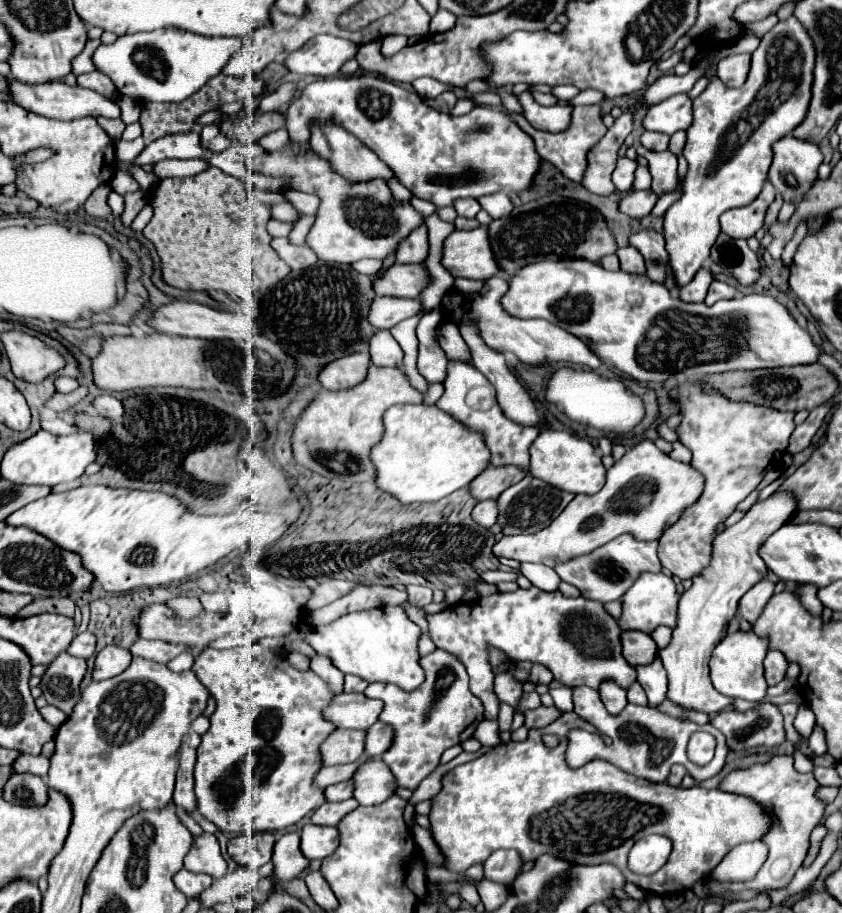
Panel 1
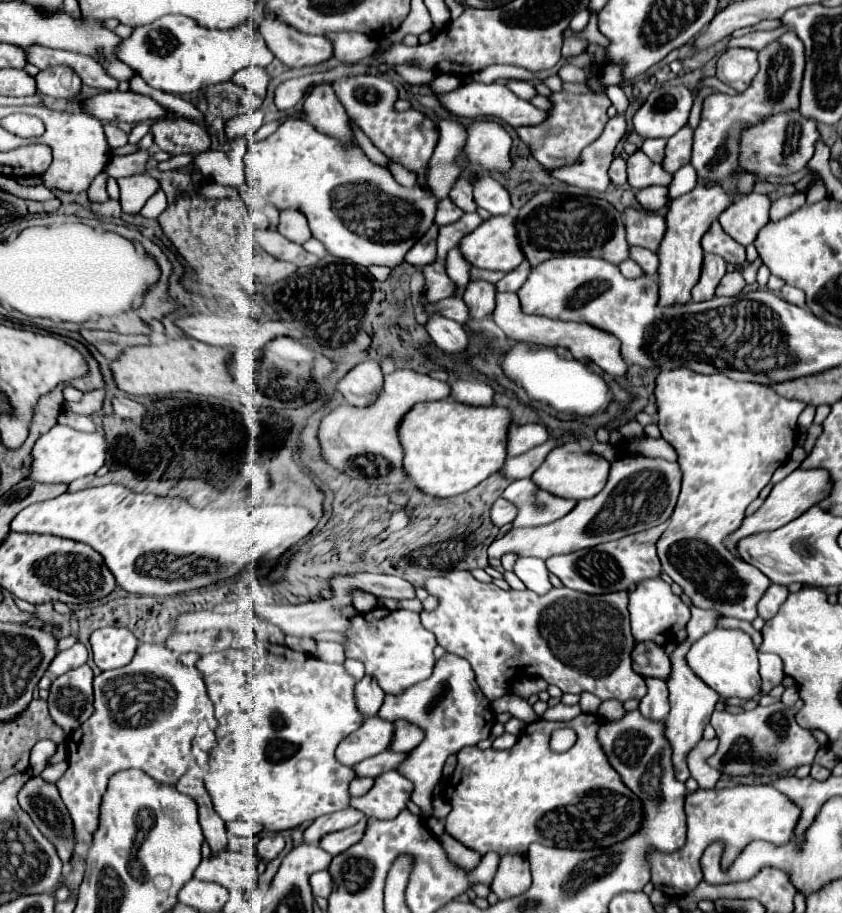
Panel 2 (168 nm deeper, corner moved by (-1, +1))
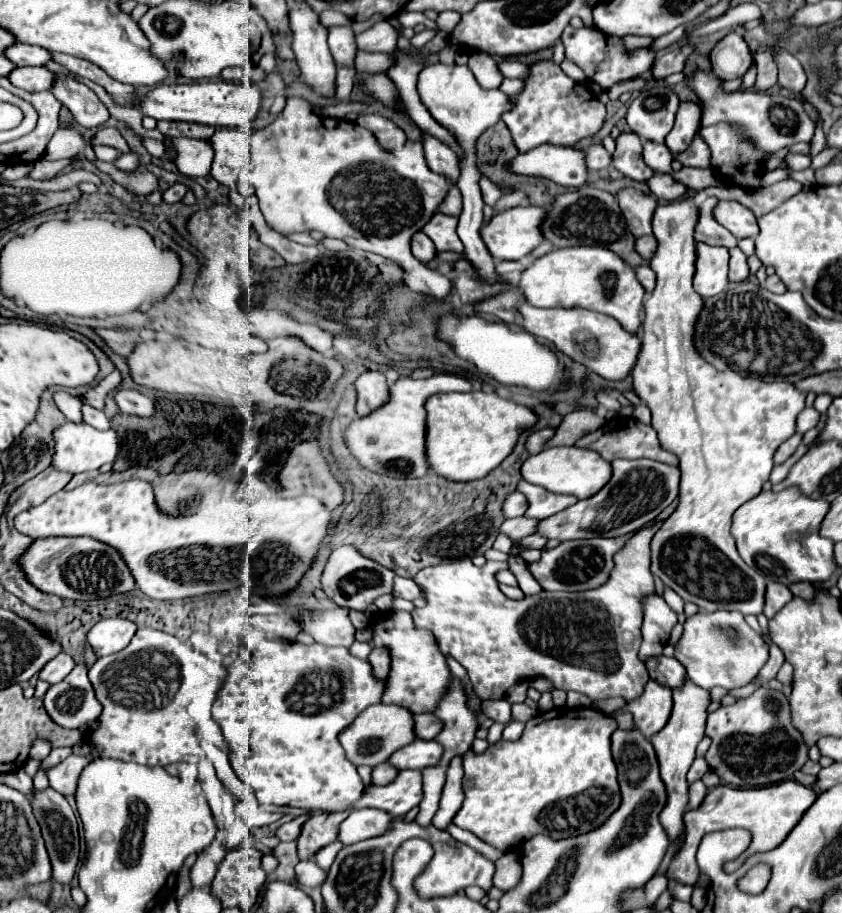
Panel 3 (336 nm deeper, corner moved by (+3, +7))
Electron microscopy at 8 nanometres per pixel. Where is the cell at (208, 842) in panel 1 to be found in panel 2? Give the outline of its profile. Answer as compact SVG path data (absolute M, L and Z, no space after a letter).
M222 849L208 859L202 859L198 869L194 871L194 877L220 883L228 891L248 895L258 885L256 851L250 849L250 853L232 853Z

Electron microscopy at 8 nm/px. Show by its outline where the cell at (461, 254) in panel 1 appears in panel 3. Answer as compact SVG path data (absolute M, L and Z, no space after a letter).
M514 207L498 213L482 227L484 243L496 259L520 261L542 243L540 225L546 217L544 207Z

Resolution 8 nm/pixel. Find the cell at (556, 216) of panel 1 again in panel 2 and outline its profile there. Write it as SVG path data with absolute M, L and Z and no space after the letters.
M544 191L534 195L528 203L530 219L518 219L516 231L520 249L532 267L560 255L600 257L614 265L628 259L628 243L622 217L608 201L588 195L556 195L552 191Z

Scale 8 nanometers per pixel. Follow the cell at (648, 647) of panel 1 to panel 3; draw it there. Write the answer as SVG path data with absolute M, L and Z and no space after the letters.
M656 657L652 661L646 663L648 667L648 673L650 677L668 687L668 689L678 689L684 685L686 681L686 669L676 661L676 659L670 659L670 657Z

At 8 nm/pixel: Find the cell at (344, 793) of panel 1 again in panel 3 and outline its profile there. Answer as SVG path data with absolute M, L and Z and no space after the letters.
M384 763L372 771L372 783L374 785L388 785L396 779L396 775L398 775L398 769L390 763Z

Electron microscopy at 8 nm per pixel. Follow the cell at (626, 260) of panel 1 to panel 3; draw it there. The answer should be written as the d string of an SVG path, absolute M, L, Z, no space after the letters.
M644 235L636 239L636 251L642 255L644 261L652 259L652 255L656 253L656 247L658 247L658 241L654 235Z

